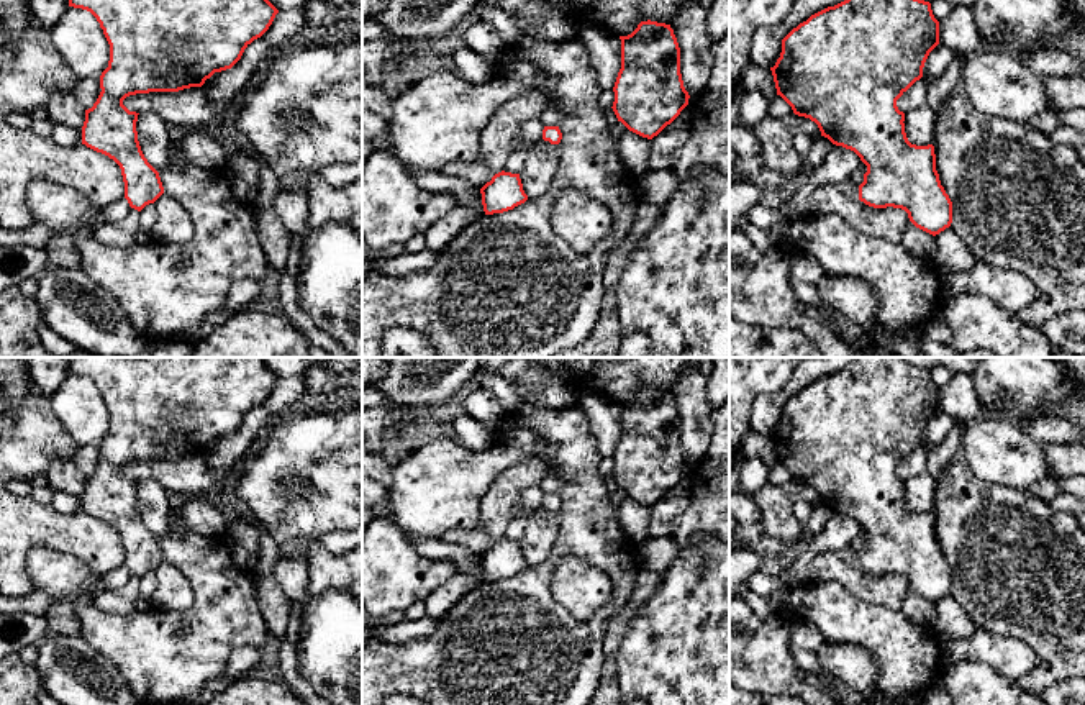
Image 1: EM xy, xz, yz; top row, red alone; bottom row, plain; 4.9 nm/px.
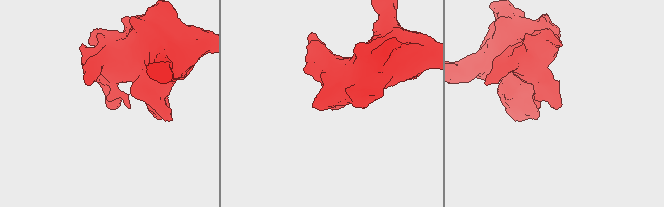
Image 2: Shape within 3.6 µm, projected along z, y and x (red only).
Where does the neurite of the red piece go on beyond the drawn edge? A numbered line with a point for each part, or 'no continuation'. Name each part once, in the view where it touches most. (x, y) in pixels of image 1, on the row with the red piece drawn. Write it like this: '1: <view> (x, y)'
no continuation

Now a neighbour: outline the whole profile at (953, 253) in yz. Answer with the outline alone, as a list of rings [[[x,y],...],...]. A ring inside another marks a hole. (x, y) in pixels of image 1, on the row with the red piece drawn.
[[[949,226],[936,238],[937,264],[947,267],[954,274],[962,274],[975,266],[972,251],[964,244],[959,234]]]

